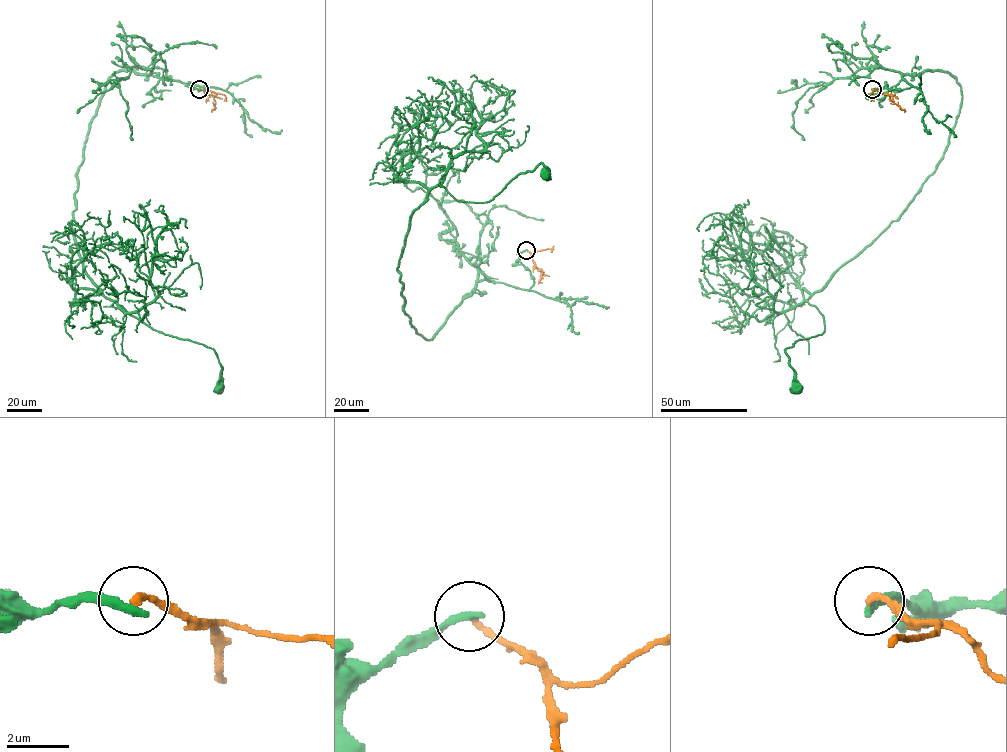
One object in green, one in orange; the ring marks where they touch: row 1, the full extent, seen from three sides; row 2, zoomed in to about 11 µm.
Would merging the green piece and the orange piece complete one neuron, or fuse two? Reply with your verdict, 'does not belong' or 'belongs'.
does not belong

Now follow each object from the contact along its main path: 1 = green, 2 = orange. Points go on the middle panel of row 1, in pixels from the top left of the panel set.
1: (526, 250), (528, 290), (479, 280), (430, 340), (412, 326), (398, 269), (427, 193), (484, 203), (545, 176)
2: (526, 250), (542, 272), (539, 281), (542, 282)

